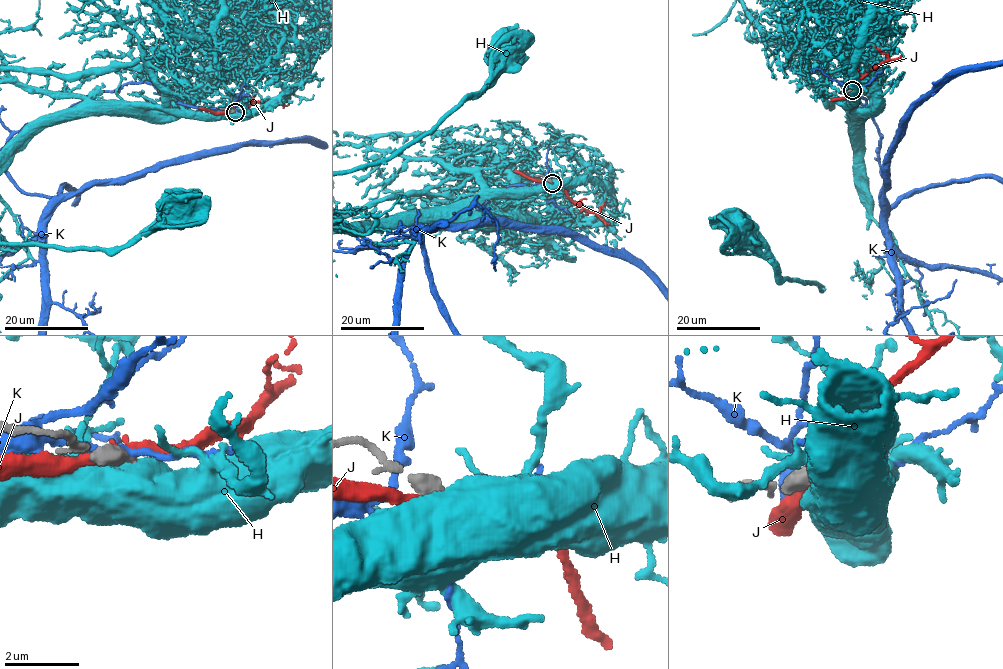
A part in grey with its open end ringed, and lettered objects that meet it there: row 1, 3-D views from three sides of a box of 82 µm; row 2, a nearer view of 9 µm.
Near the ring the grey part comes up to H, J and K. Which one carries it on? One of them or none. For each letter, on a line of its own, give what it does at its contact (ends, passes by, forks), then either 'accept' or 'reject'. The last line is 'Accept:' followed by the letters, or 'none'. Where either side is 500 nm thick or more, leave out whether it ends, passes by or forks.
H: reject
J: reject
K: it forks there; reject
Accept: none

